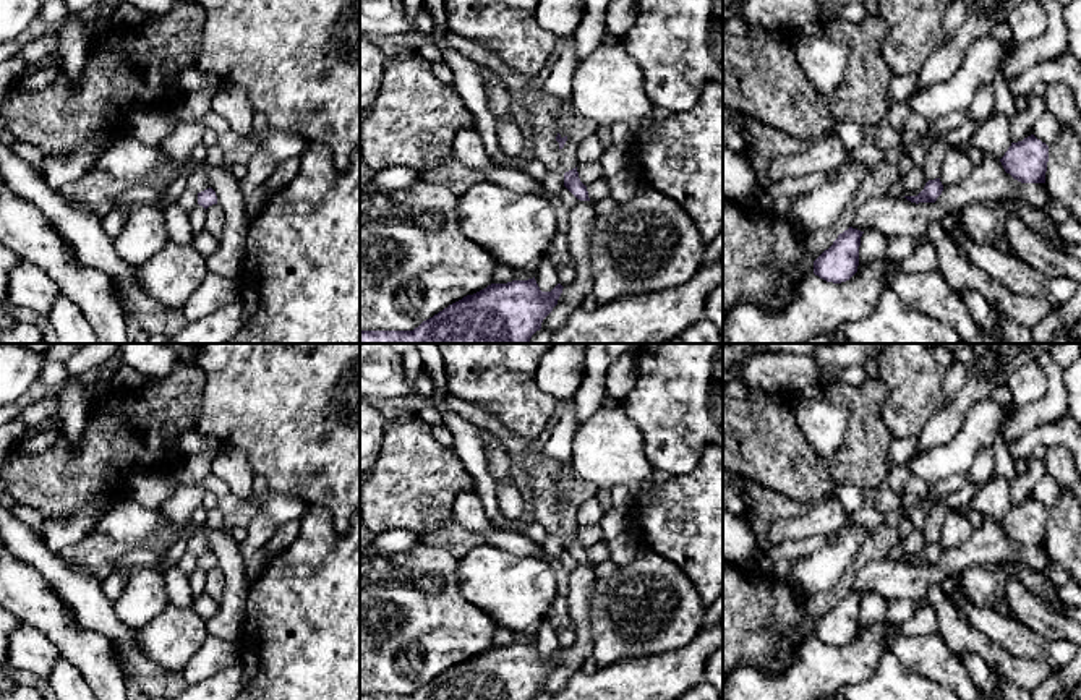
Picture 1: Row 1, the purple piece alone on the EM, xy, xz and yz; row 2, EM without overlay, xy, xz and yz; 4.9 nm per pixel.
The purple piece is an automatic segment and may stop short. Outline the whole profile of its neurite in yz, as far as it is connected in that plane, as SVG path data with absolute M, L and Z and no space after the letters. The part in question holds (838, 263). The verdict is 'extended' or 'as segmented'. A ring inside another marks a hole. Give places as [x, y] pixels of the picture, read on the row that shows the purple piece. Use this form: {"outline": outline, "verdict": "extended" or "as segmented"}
{"outline": "M849 227L814 261L814 274L833 284L849 280L859 266L859 246L864 232Z", "verdict": "as segmented"}

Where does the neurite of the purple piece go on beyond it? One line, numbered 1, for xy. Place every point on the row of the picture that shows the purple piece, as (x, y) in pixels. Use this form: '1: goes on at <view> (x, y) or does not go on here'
1: does not go on here

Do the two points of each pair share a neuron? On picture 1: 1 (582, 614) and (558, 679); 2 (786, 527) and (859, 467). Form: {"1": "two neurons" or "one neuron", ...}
{"1": "one neuron", "2": "two neurons"}

